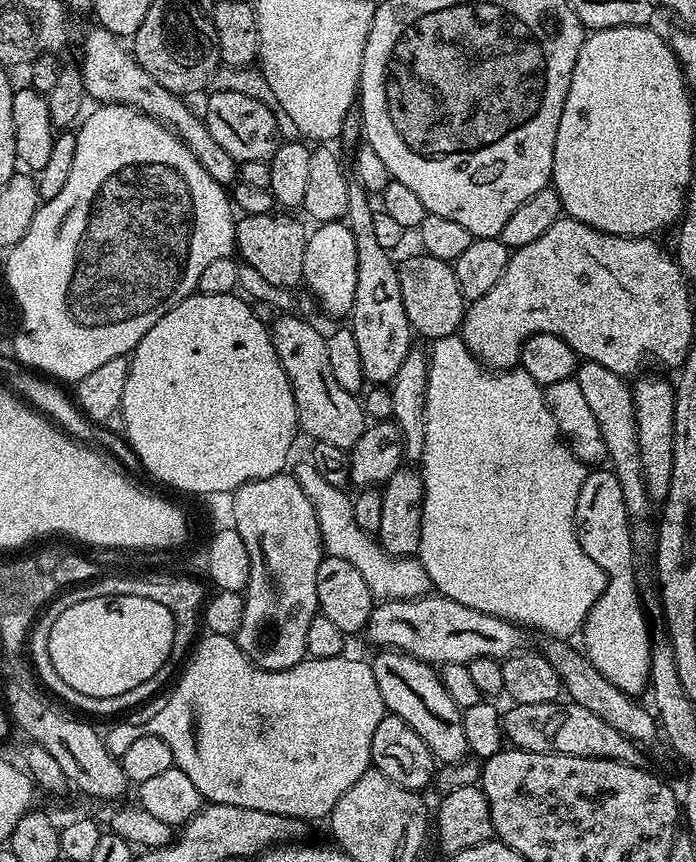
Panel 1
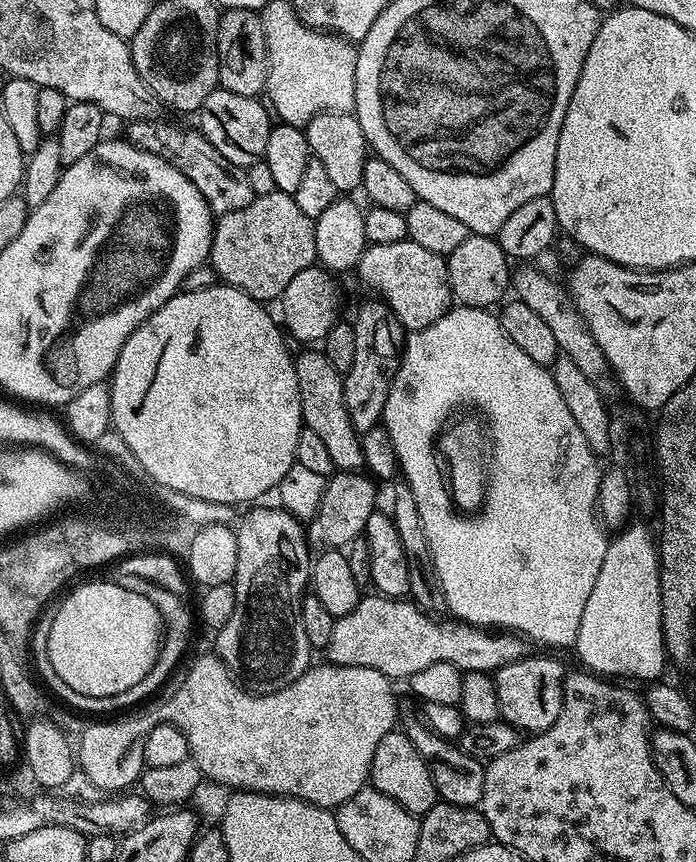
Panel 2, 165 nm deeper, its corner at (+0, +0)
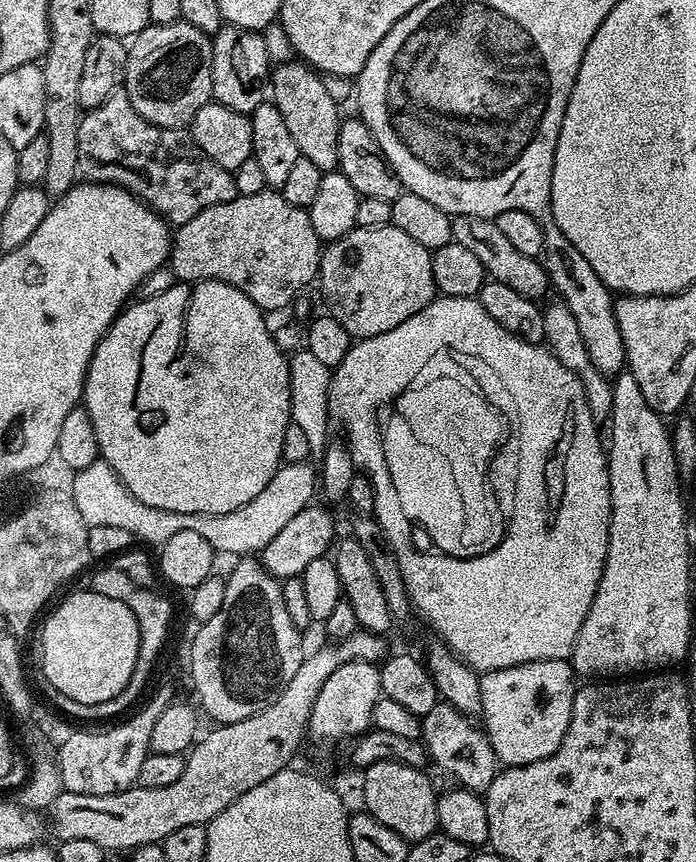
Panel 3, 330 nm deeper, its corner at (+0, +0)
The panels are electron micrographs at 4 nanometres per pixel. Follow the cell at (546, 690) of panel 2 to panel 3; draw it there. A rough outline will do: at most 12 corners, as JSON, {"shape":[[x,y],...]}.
{"shape":[[568,660],[480,676],[482,727],[509,768],[550,758],[570,726]]}

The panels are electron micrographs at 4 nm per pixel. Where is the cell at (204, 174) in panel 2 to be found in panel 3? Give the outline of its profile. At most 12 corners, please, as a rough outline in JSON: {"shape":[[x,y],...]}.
{"shape":[[127,92],[81,115],[79,171],[169,225],[238,195],[183,128]]}

